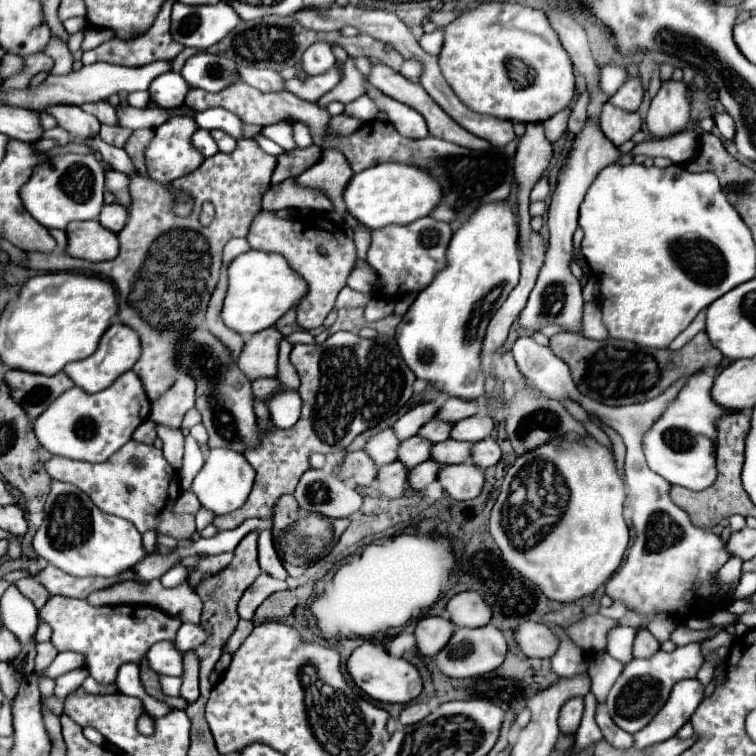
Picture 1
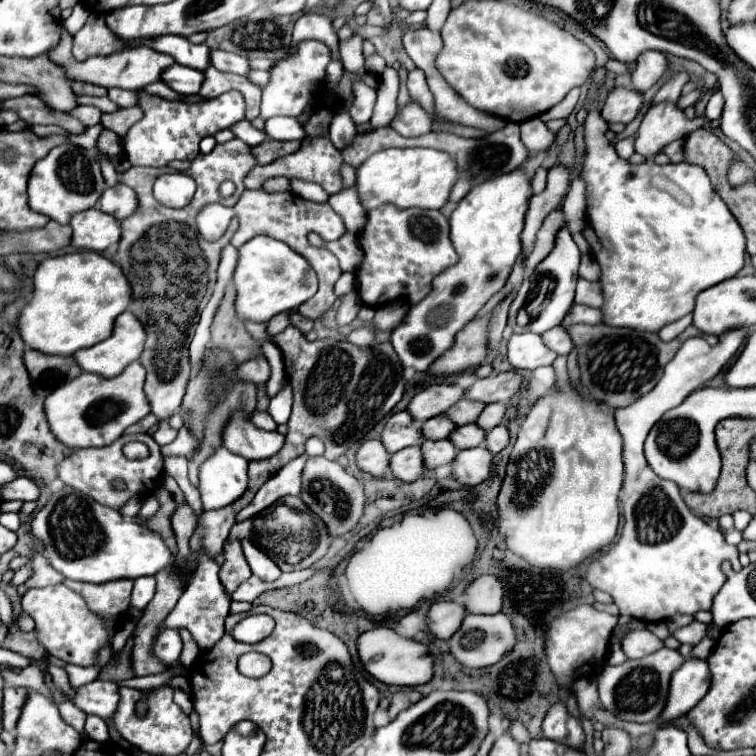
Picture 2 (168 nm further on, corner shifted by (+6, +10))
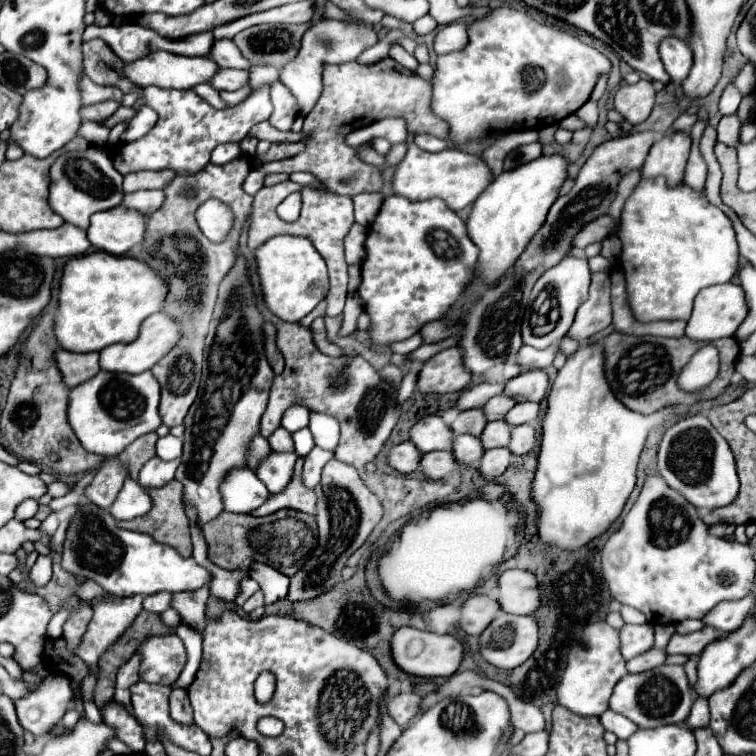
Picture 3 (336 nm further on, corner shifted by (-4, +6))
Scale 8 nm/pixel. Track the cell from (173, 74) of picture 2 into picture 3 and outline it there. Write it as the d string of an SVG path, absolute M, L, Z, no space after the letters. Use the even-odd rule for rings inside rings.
M218 70L218 76L214 76L214 80L210 82L210 86L218 92L238 90L244 84L248 84L248 72L240 72L240 70Z

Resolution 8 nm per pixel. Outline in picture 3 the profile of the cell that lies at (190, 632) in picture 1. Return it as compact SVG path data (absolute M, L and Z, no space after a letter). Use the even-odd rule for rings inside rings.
M176 634L150 636L140 646L140 678L144 682L172 686L186 666L186 648Z

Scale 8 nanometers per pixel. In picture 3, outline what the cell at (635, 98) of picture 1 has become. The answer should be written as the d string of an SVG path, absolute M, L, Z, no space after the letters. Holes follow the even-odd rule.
M666 38L660 42L660 58L664 62L664 70L670 74L672 84L682 84L692 68L692 52L690 46L678 38Z

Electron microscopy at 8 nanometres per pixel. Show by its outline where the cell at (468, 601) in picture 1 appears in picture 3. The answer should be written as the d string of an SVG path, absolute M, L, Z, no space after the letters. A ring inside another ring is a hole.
M506 570L498 578L498 604L508 614L532 614L540 606L536 578L524 570Z

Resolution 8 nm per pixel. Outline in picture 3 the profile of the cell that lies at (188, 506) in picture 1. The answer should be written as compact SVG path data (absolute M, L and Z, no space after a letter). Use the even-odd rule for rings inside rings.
M204 584L200 590L194 592L174 592L170 606L180 614L182 624L202 634L206 628L204 612L208 598L210 598L210 584Z

